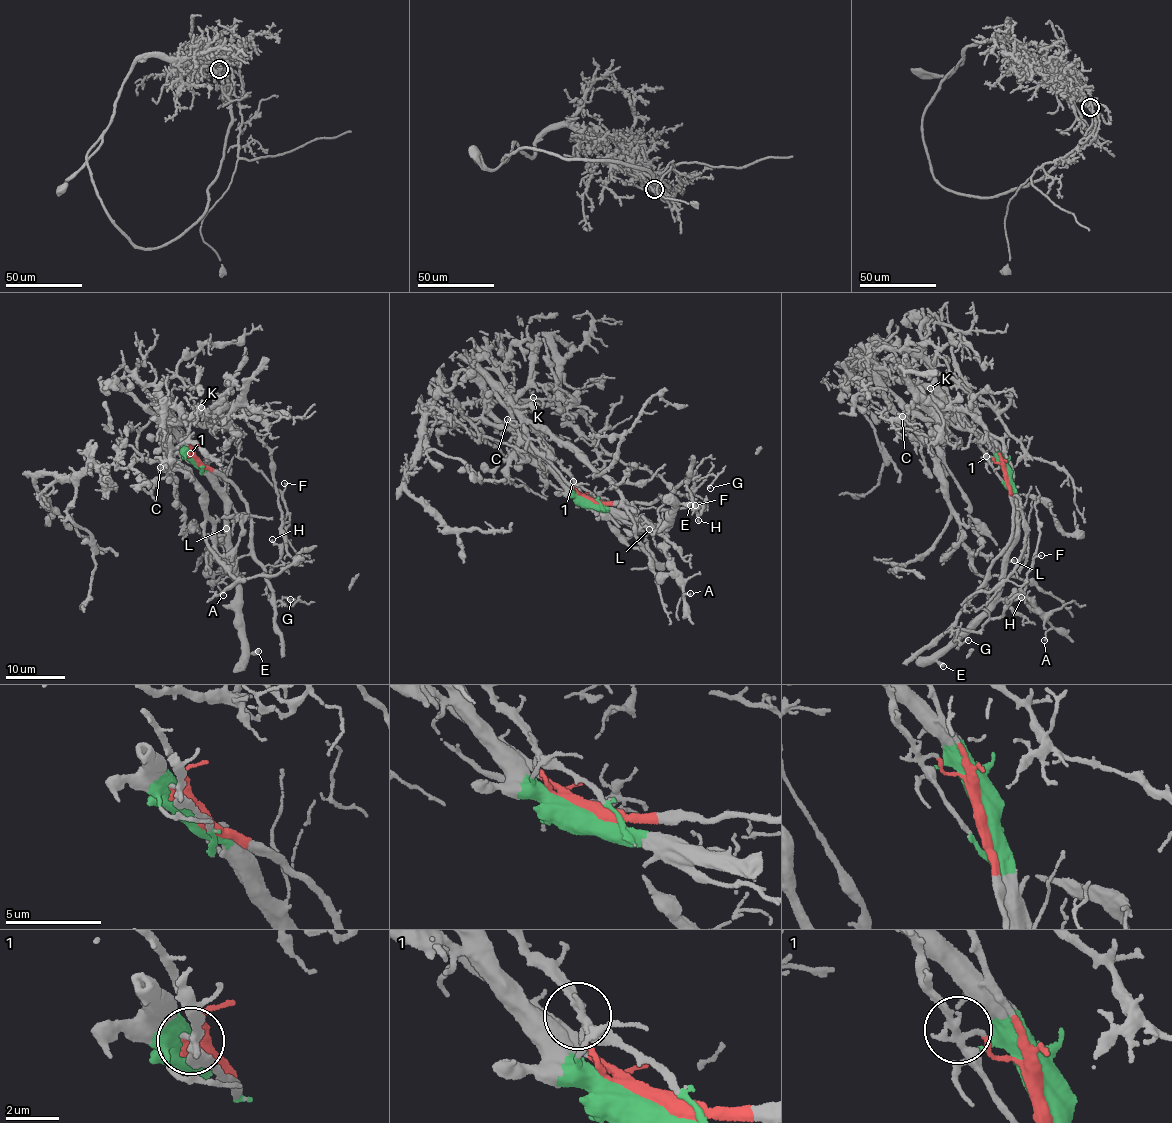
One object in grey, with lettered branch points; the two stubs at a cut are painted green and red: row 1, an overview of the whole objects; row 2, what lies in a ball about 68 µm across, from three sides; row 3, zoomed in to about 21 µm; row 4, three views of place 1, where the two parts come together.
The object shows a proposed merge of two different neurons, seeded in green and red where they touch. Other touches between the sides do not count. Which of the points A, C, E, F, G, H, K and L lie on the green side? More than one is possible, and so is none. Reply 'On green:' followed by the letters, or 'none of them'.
On green: A, C, E, K, L

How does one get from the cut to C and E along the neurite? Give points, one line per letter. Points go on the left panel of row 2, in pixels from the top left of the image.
C: (196, 459), (186, 458), (190, 459), (191, 448), (185, 438), (168, 469), (159, 467)
E: (196, 459), (196, 464), (206, 471), (213, 487), (223, 499), (247, 651), (258, 652)

